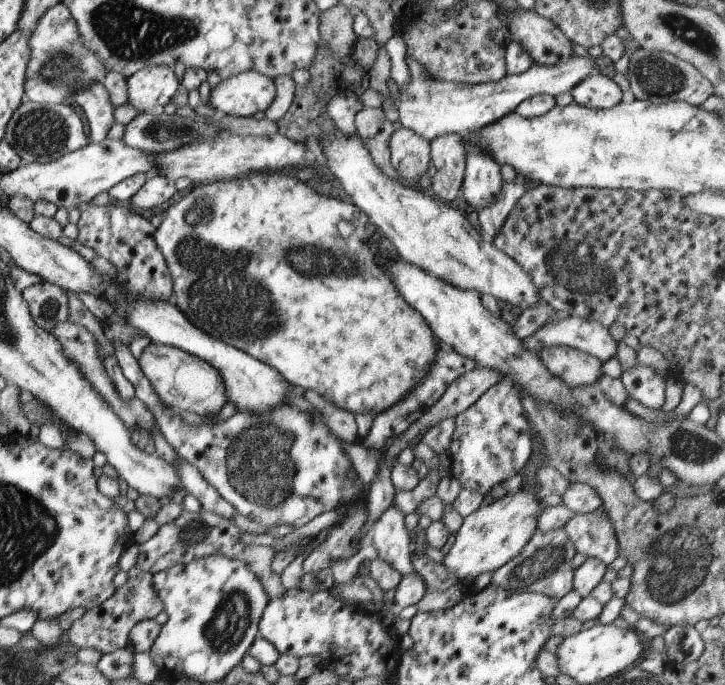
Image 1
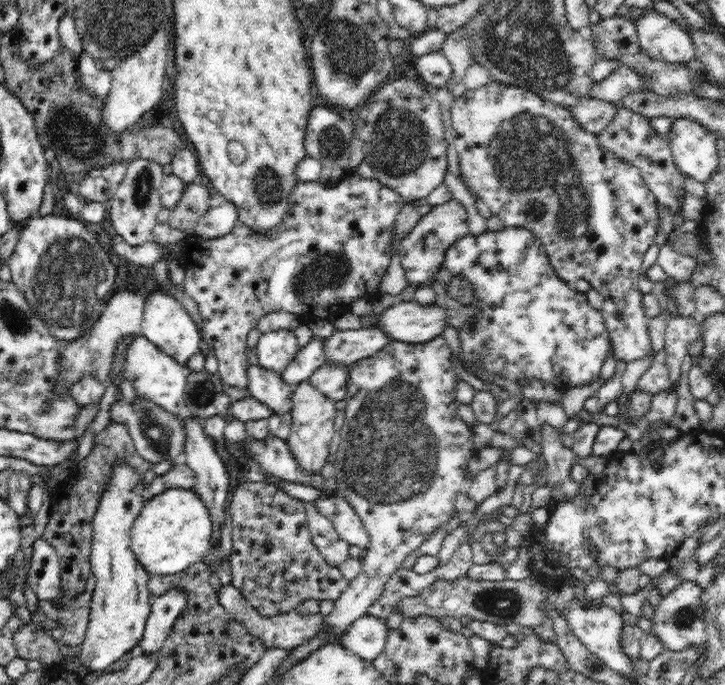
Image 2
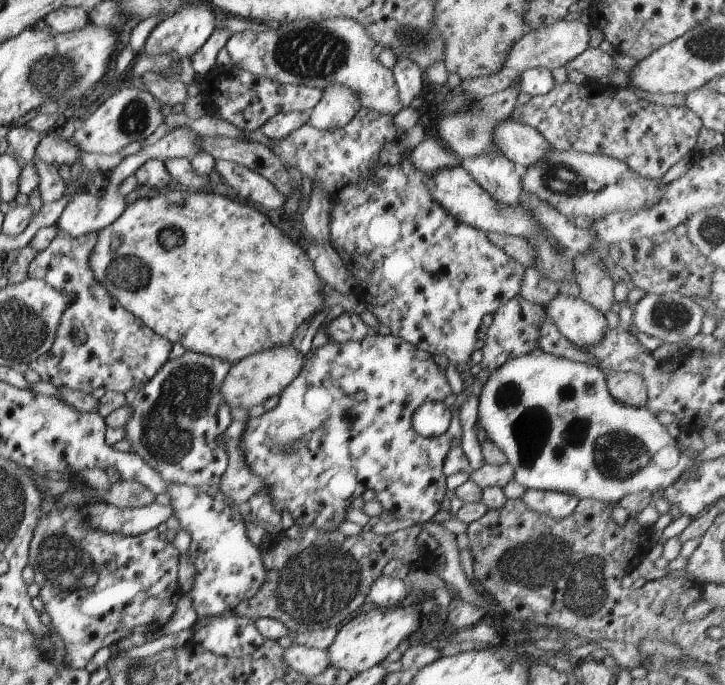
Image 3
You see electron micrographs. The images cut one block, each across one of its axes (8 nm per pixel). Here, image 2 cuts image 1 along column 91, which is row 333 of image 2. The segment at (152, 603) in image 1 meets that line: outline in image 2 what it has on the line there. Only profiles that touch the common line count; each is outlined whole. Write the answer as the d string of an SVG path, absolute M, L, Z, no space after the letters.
M490 82L483 87L466 90L461 97L456 98L451 108L451 120L451 126L454 129L454 146L459 158L462 181L473 196L482 199L488 205L491 213L498 215L504 221L506 227L524 227L532 231L541 240L549 258L549 263L562 282L573 285L578 280L586 280L591 288L603 296L605 302L600 313L603 316L605 329L609 334L612 358L616 362L630 364L651 357L652 342L650 341L650 335L648 335L649 320L642 306L643 294L640 292L637 282L638 276L640 276L640 264L642 264L646 249L653 243L659 216L656 213L656 198L652 191L648 189L641 171L627 162L626 159L618 157L614 152L602 149L598 135L582 127L580 121L572 115L569 109L554 104L552 101L543 99L541 96L516 85Z

